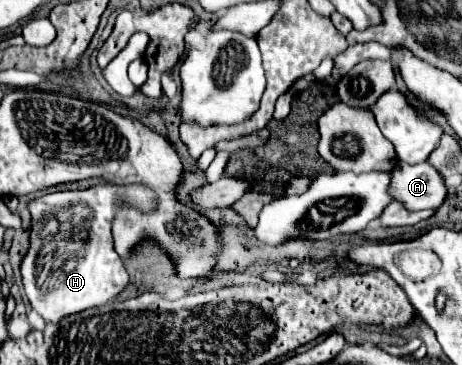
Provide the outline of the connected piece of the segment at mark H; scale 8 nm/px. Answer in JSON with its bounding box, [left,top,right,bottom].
[21,181,157,323]

